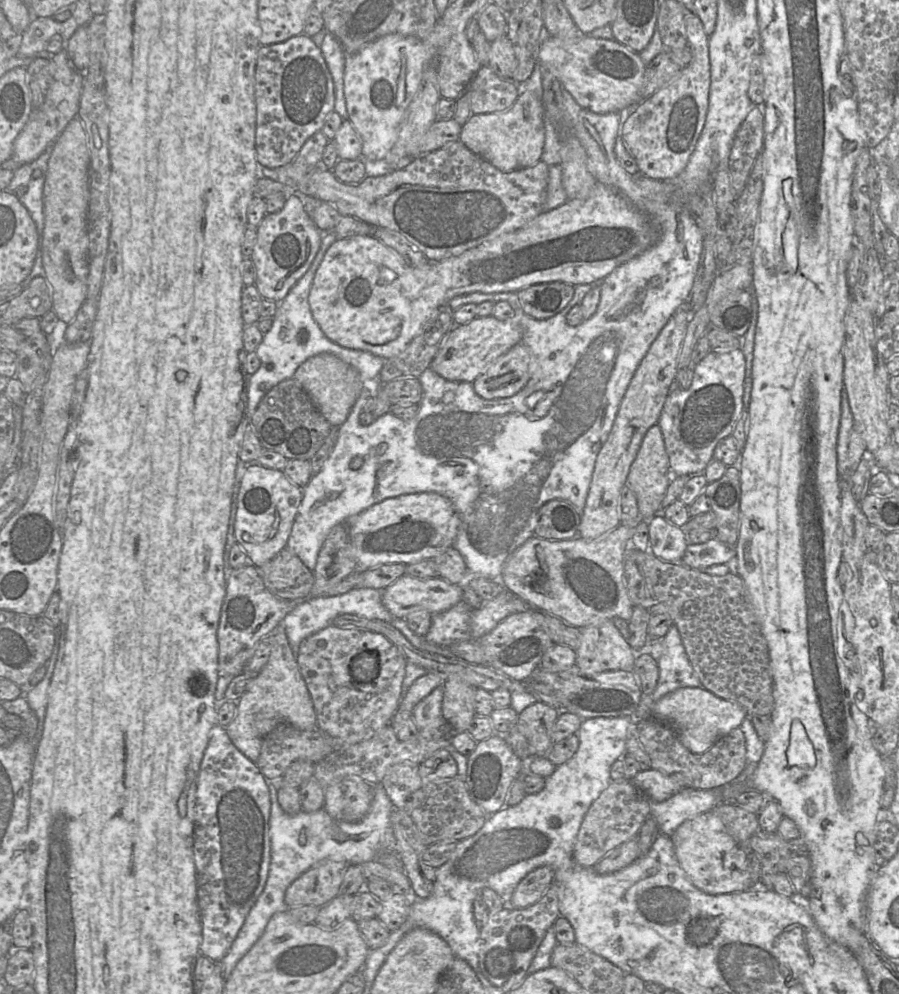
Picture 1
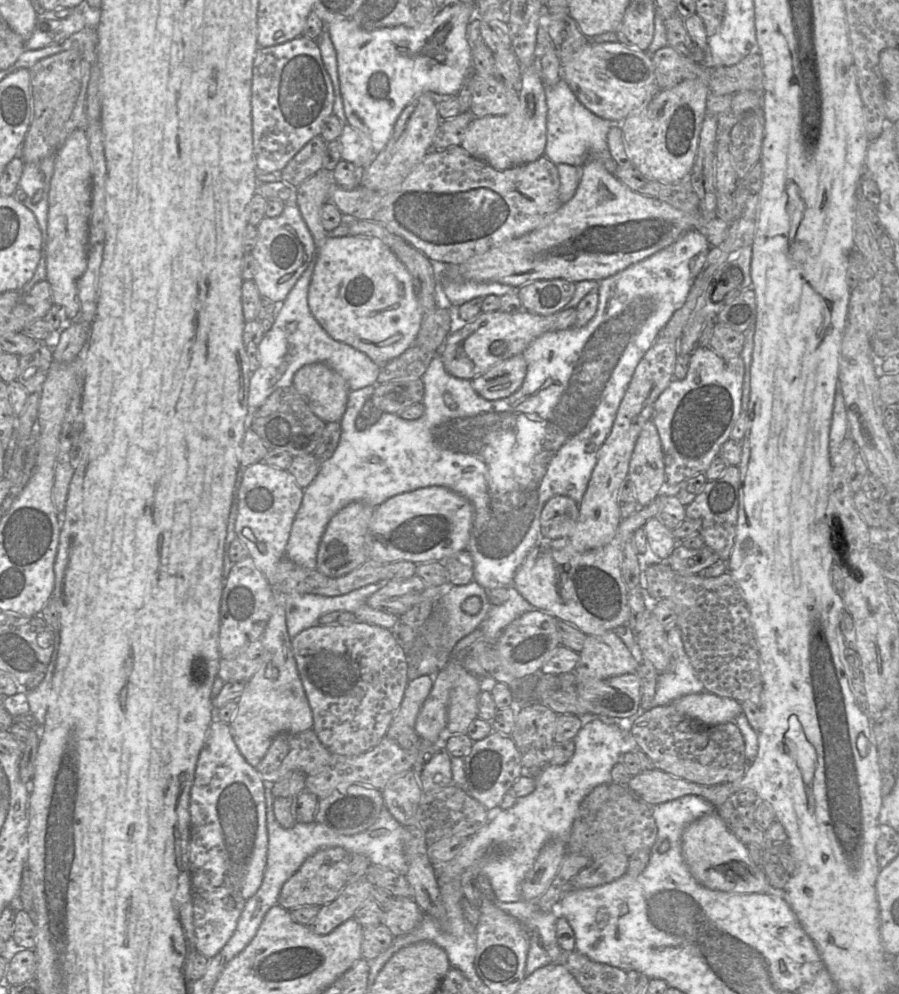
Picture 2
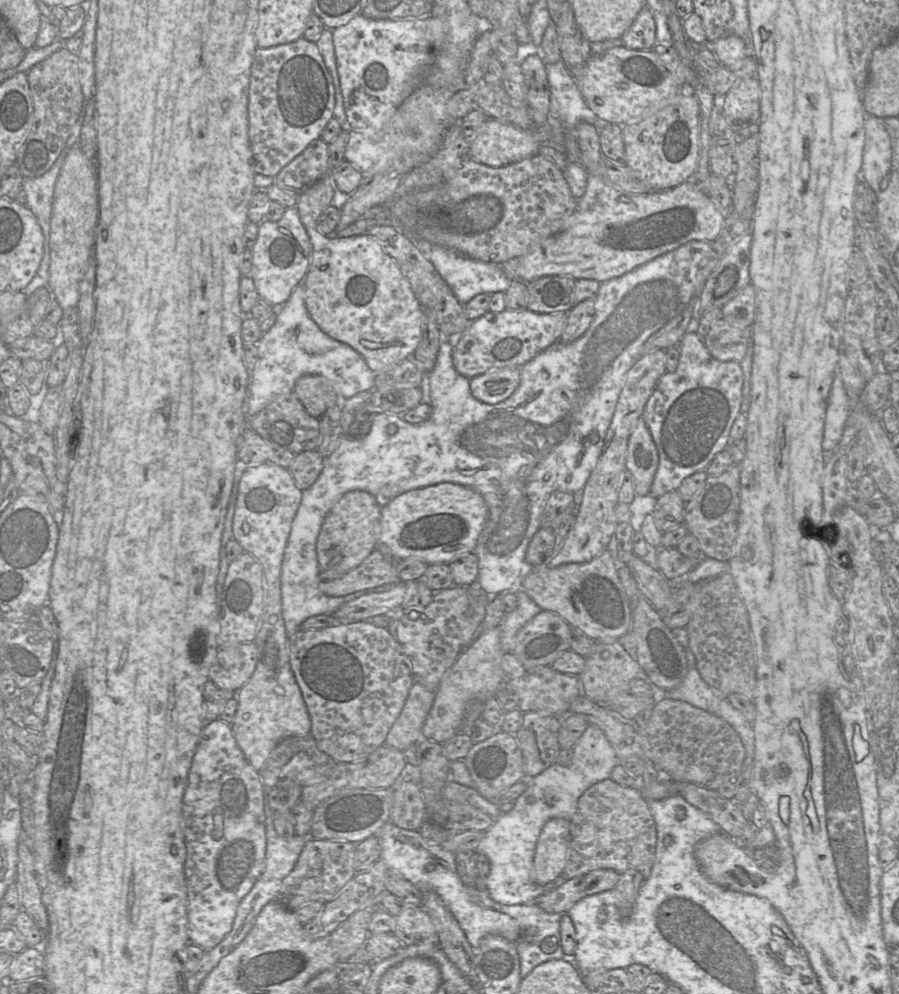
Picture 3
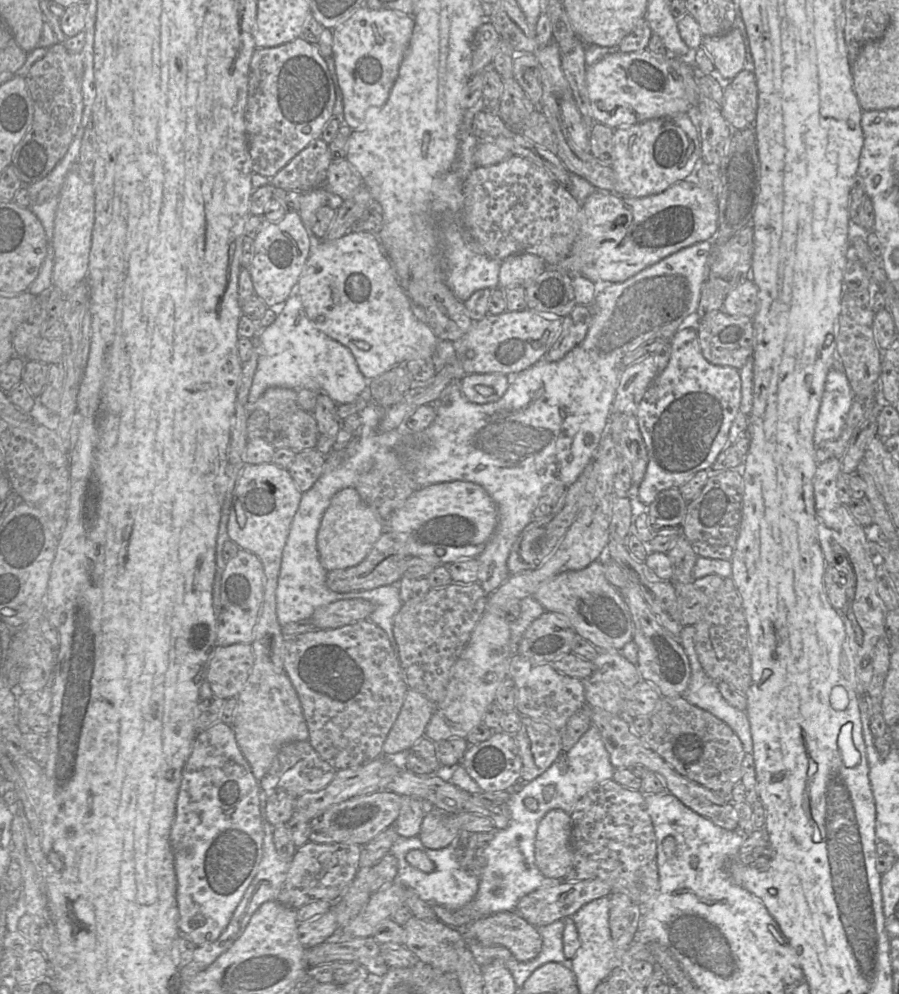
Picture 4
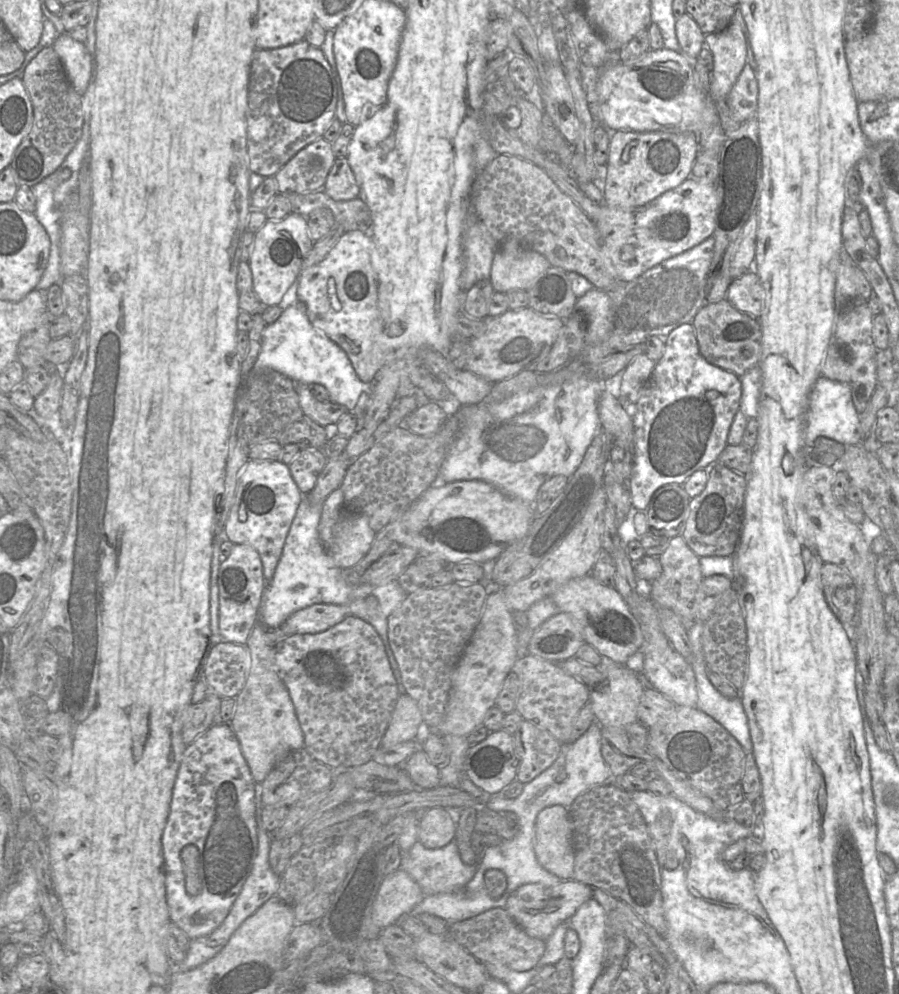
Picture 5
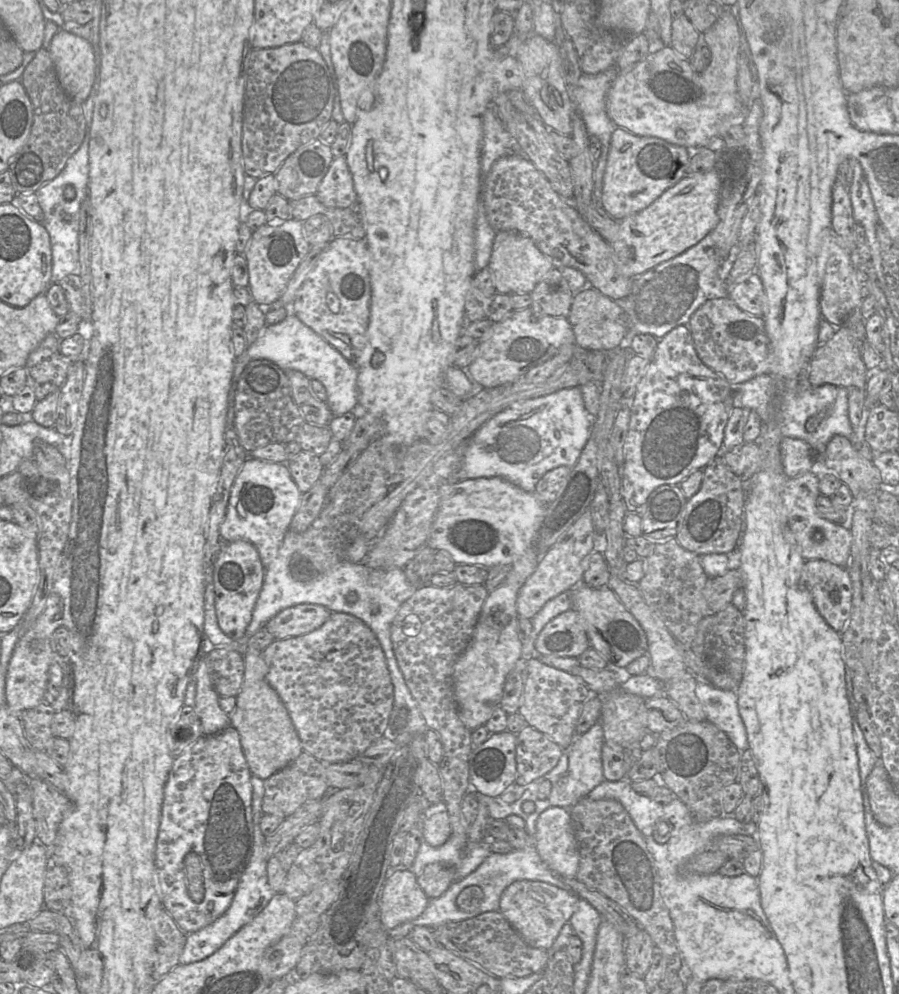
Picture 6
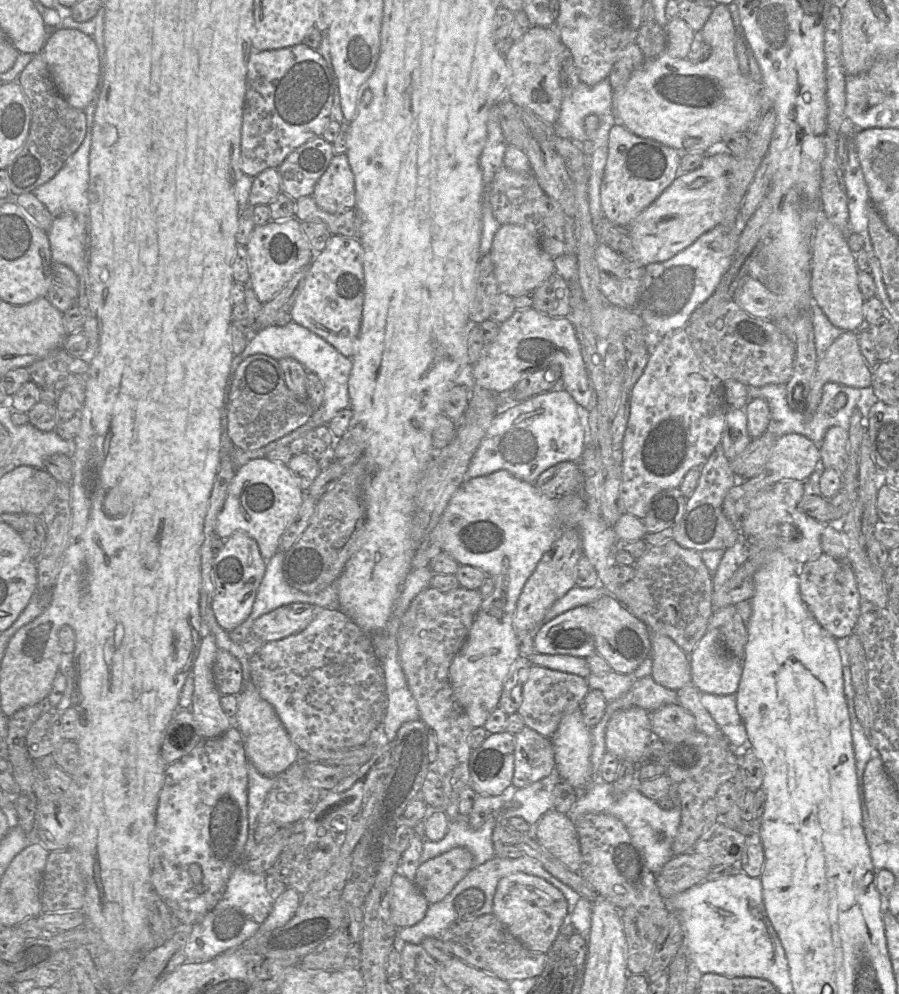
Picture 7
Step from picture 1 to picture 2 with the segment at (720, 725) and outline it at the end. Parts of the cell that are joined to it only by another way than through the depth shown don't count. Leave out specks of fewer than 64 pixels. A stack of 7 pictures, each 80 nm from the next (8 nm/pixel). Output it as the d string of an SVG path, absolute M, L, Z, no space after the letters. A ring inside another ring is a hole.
M707 691L682 696L668 705L673 705L678 713L703 726L735 722L743 713L741 704L736 700Z

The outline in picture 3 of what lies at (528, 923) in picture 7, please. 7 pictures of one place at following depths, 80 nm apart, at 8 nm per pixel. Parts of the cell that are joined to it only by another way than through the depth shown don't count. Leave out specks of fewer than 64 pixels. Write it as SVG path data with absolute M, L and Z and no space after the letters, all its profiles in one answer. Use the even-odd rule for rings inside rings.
M598 869L566 881L537 898L536 904L547 913L566 914L584 897L613 890L619 879L614 870Z

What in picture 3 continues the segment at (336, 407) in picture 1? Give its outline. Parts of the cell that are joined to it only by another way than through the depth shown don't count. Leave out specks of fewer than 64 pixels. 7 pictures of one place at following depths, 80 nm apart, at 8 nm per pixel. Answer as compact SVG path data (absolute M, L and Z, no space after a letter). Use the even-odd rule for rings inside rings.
M304 375L298 379L294 393L306 411L318 419L324 412L341 402L328 381L319 375Z

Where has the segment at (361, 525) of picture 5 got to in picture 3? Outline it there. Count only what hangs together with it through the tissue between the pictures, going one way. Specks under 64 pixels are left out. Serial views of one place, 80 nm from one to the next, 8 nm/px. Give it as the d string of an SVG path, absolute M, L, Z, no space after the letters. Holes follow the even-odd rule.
M363 490L346 492L332 507L317 539L321 571L347 572L360 565L377 547L381 533L381 504L377 497Z

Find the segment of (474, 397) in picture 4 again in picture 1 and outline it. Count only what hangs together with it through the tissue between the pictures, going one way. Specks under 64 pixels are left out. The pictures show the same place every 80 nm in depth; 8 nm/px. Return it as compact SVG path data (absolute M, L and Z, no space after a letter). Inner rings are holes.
M521 342L499 357L472 383L475 392L487 400L515 395L530 378L530 353Z

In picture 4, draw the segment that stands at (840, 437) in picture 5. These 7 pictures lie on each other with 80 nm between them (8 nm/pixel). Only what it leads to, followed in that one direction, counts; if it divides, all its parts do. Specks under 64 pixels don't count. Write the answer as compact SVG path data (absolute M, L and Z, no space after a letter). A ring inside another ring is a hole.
M832 368L826 377L825 387L814 429L814 443L840 437L850 411L854 393L841 368Z

